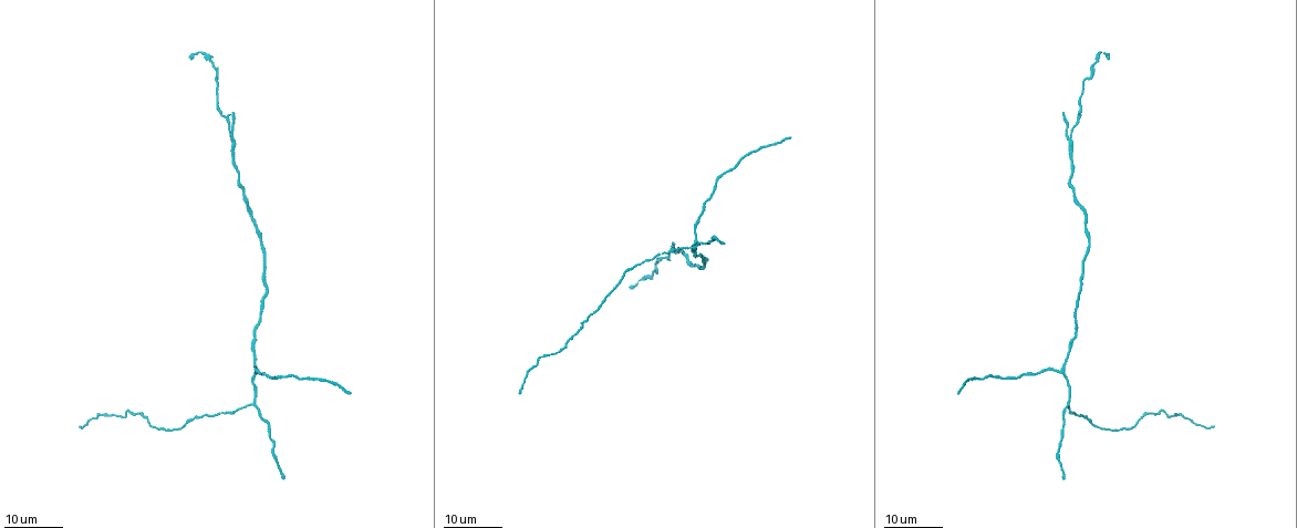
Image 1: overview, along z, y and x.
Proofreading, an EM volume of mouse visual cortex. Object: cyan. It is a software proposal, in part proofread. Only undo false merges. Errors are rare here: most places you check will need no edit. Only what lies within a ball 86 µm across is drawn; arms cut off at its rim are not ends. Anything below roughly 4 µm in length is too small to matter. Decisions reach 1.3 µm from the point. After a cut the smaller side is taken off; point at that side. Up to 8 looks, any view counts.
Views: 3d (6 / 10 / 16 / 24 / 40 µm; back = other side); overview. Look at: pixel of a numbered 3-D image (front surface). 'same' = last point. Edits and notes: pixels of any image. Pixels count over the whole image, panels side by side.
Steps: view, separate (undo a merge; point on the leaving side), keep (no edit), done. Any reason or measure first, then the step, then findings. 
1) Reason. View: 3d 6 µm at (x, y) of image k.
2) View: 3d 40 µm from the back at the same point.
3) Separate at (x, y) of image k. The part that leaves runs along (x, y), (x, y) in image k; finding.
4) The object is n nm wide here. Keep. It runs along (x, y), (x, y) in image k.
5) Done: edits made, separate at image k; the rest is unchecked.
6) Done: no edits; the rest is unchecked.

Two arms in line, one across. View: 3d 24 µm at (231, 136) of image 1.

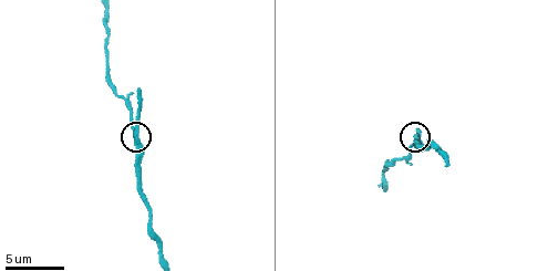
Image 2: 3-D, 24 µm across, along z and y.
Closer look. View: 3d 10 µm at (136, 137) of image 2.

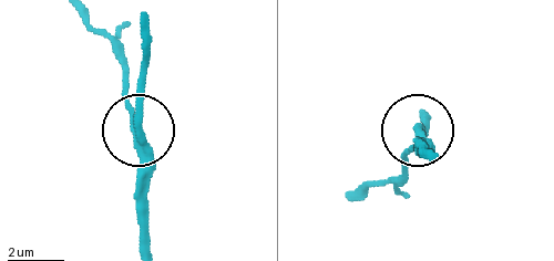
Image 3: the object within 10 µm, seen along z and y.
The object is 260 nm wide here. Separate at (126, 108) of image 3. The part that leaves runs along (139, 147), (120, 56), (86, 13) in image 3; a second neuron is stuck on.

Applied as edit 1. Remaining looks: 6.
View: overview.

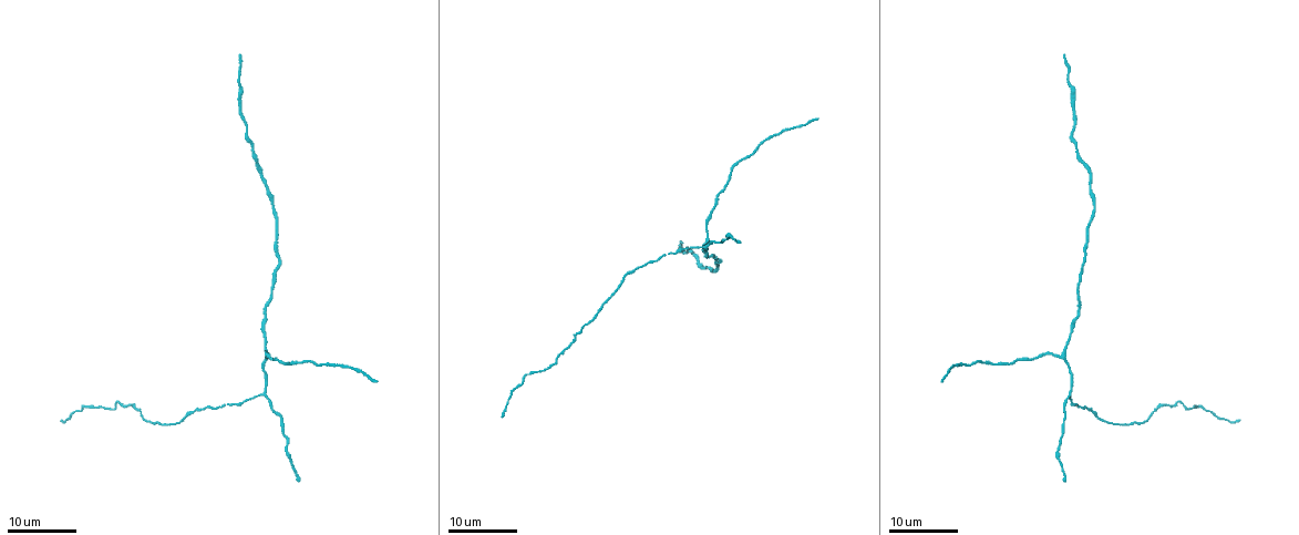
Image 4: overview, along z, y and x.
View: 3d 24 µm at (265, 310) of image 4.

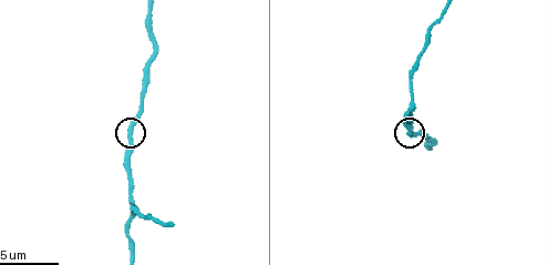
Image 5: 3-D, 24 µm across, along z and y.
Zoom in. View: 3d 10 µm at (129, 134) of image 5.

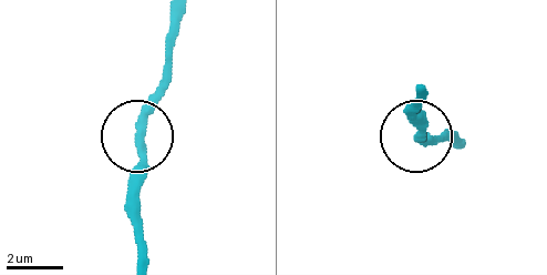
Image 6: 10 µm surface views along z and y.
Keep. It runs along (145, 132), (143, 104), (166, 70) in image 6; all the same neuron.

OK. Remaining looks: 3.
Three-way junction. View: 3d 16 µm at (704, 247) of image 4.

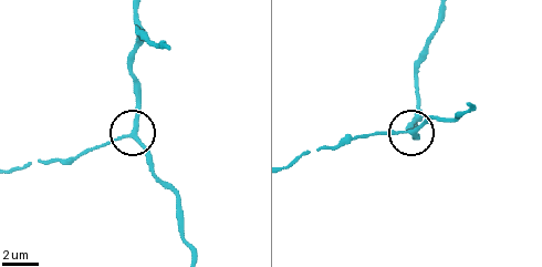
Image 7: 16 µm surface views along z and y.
View: 3d 10 µm at (126, 135) of image 7.

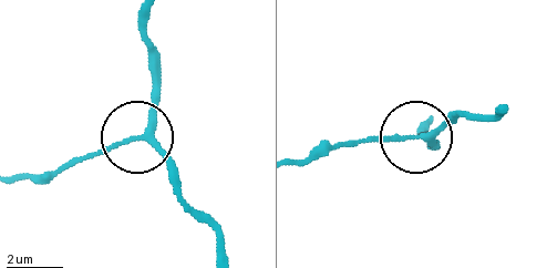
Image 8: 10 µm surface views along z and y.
The object is 190 nm wide here. Keep. It runs along (145, 20), (151, 113), (141, 134), (176, 182) in image 8; all the same neuron.

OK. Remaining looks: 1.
Branch point. View: 3d 10 µm at (414, 102) of image 5.

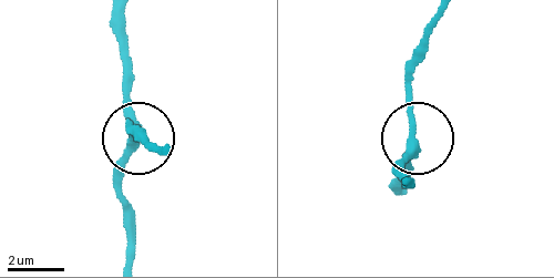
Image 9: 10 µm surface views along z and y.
3 arms meet here. Keep. All the same neuron.

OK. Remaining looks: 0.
Done: edits made, separate at image 3; the rest is unchecked.

